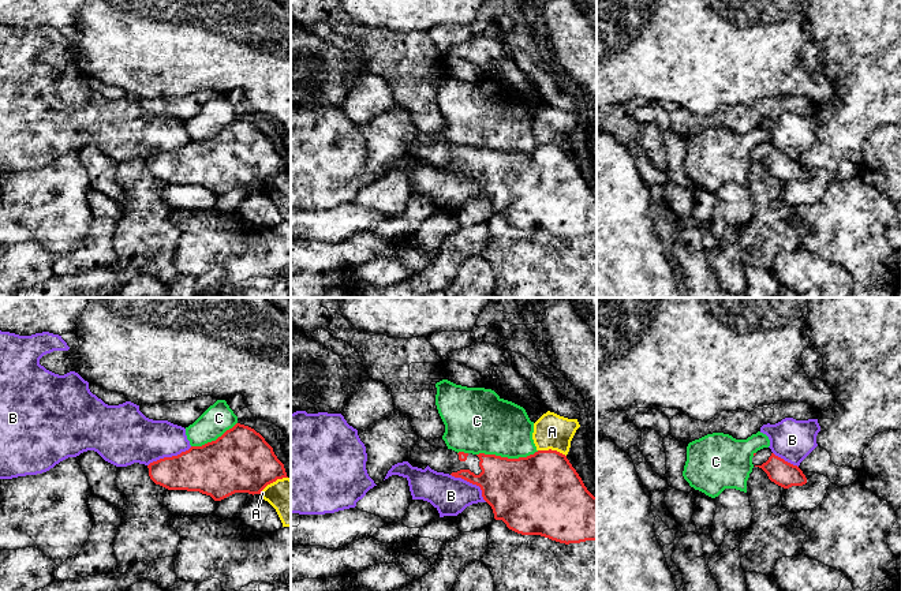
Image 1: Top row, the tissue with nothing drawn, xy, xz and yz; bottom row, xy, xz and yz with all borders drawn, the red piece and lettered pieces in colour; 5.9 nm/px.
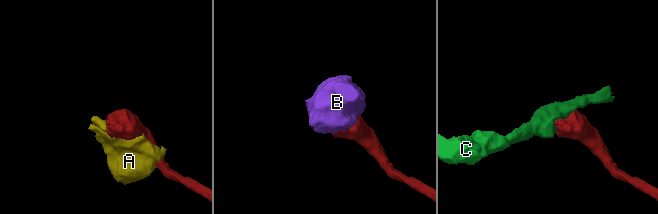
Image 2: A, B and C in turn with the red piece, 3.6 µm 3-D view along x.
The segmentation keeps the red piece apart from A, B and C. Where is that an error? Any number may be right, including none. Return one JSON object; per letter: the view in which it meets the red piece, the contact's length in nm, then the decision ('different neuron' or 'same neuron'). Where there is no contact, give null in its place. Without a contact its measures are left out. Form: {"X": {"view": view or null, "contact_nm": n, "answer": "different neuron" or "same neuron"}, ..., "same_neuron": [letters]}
{"A": {"view": "xz", "contact_nm": 170, "answer": "different neuron"}, "B": {"view": "xy", "contact_nm": 280, "answer": "different neuron"}, "C": {"view": "xz", "contact_nm": 360, "answer": "different neuron"}, "same_neuron": []}

